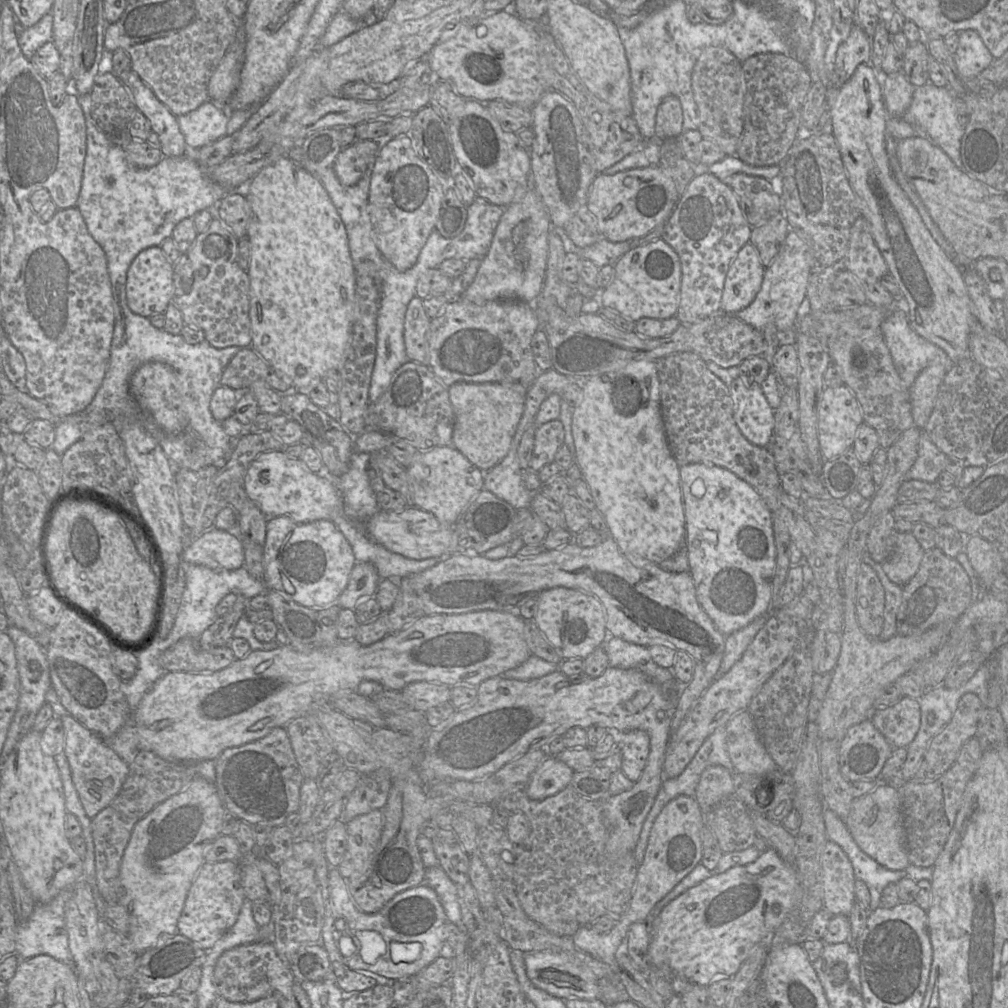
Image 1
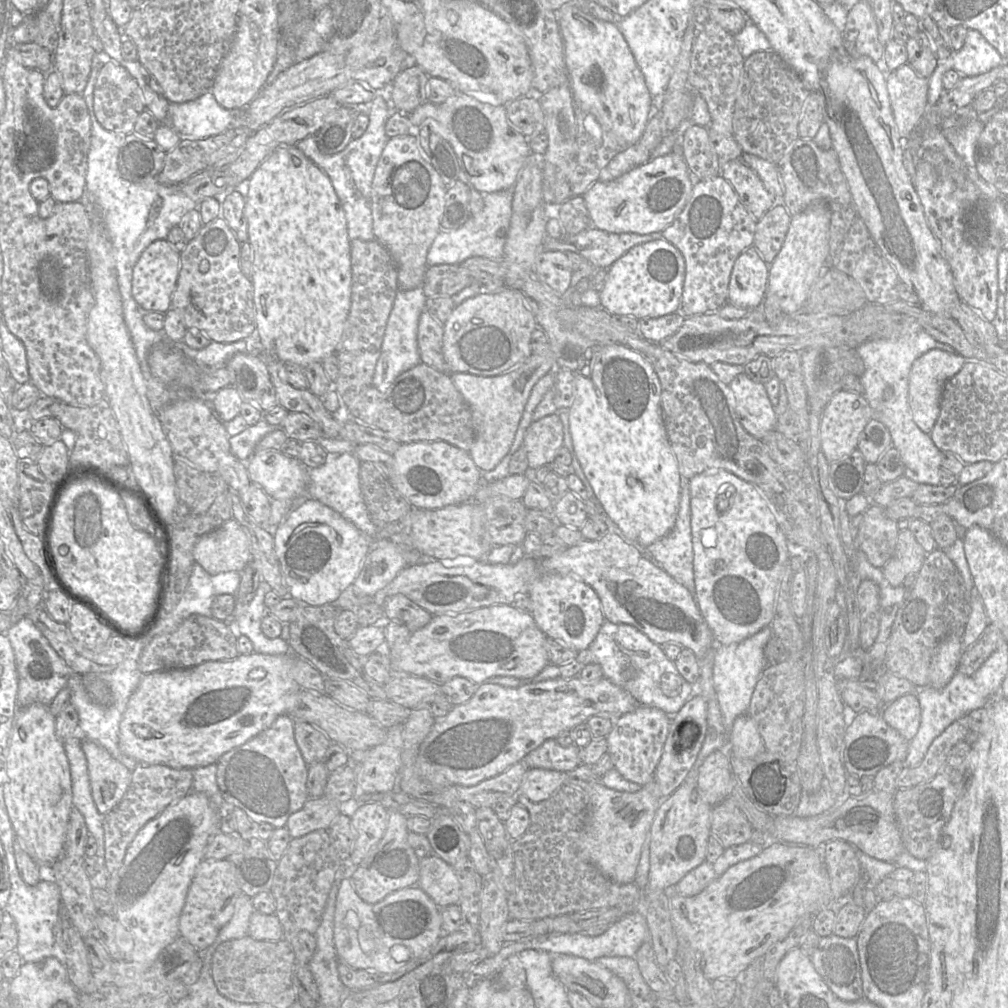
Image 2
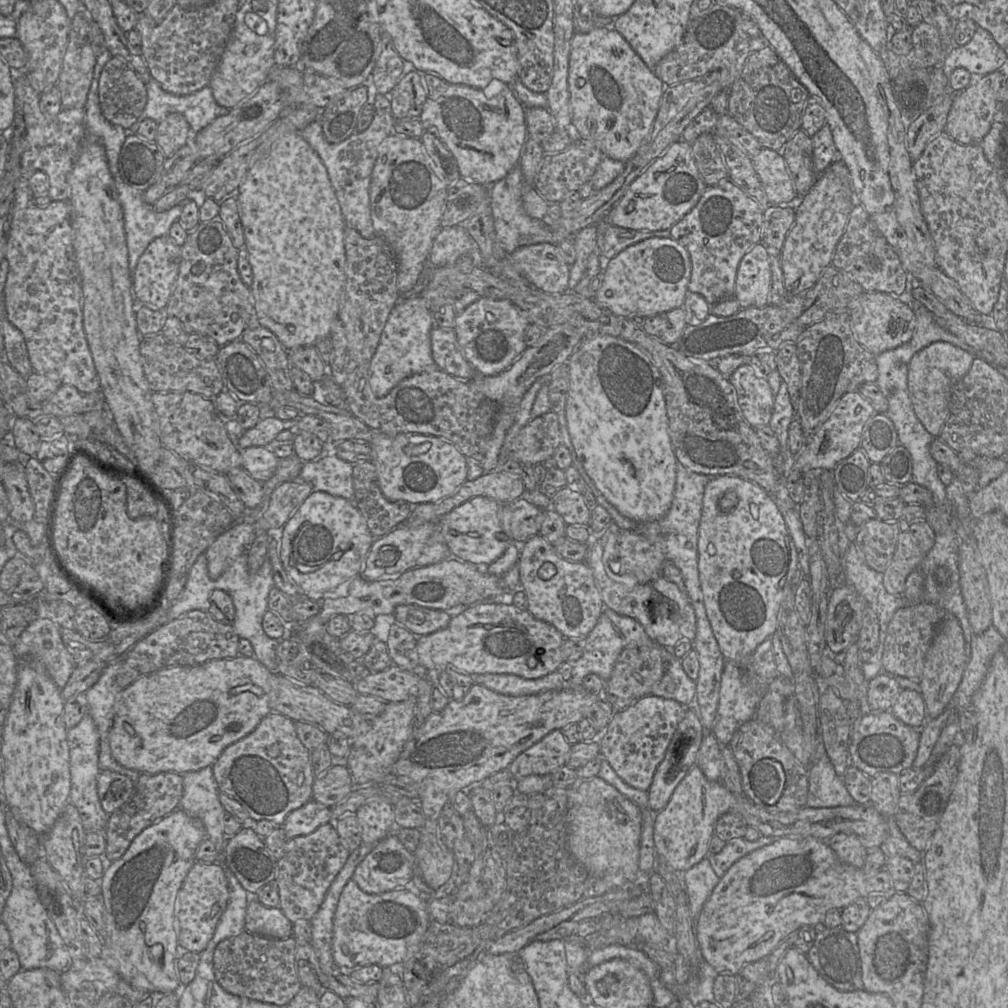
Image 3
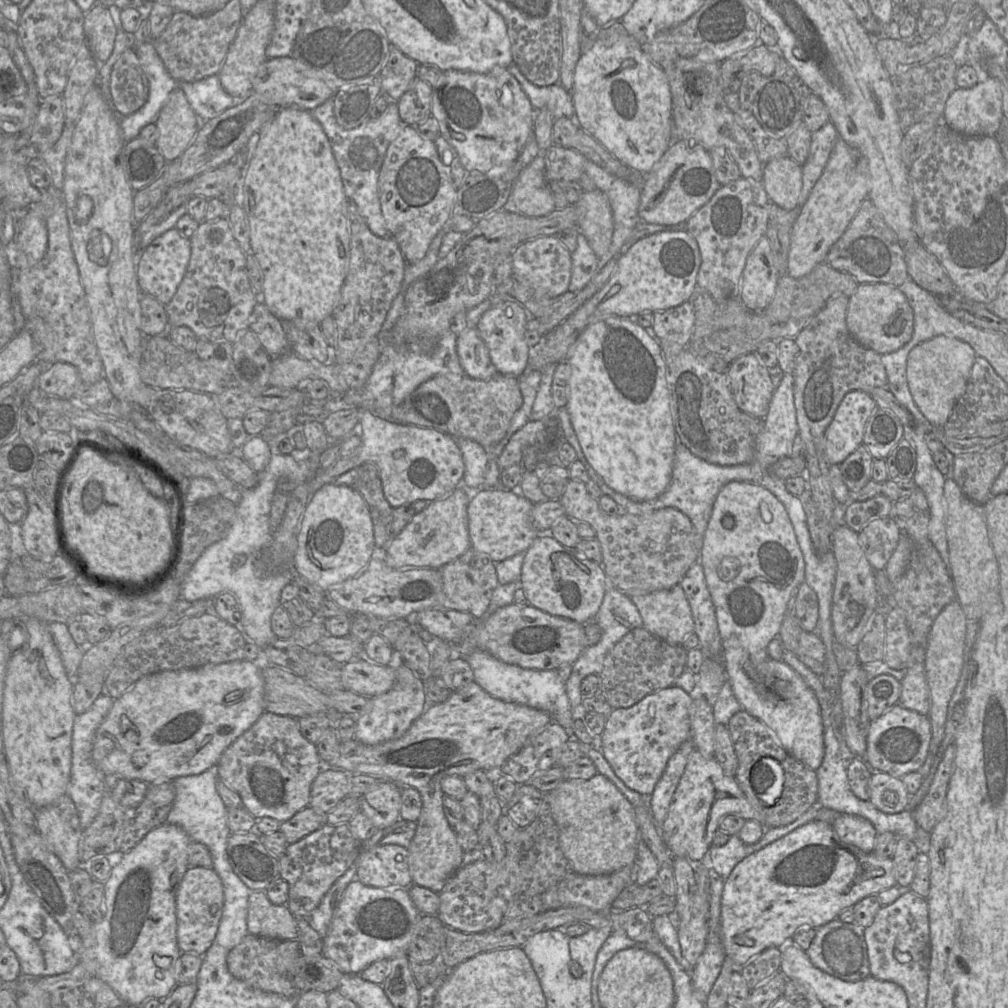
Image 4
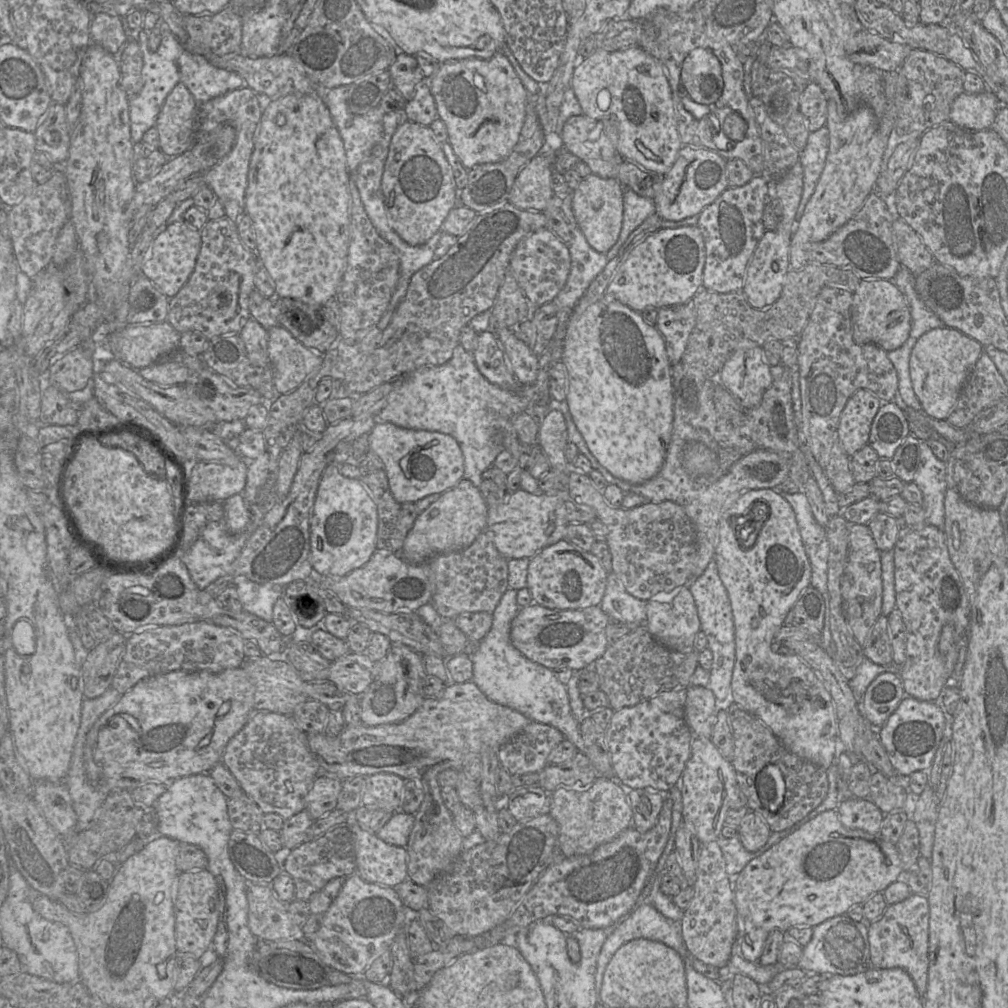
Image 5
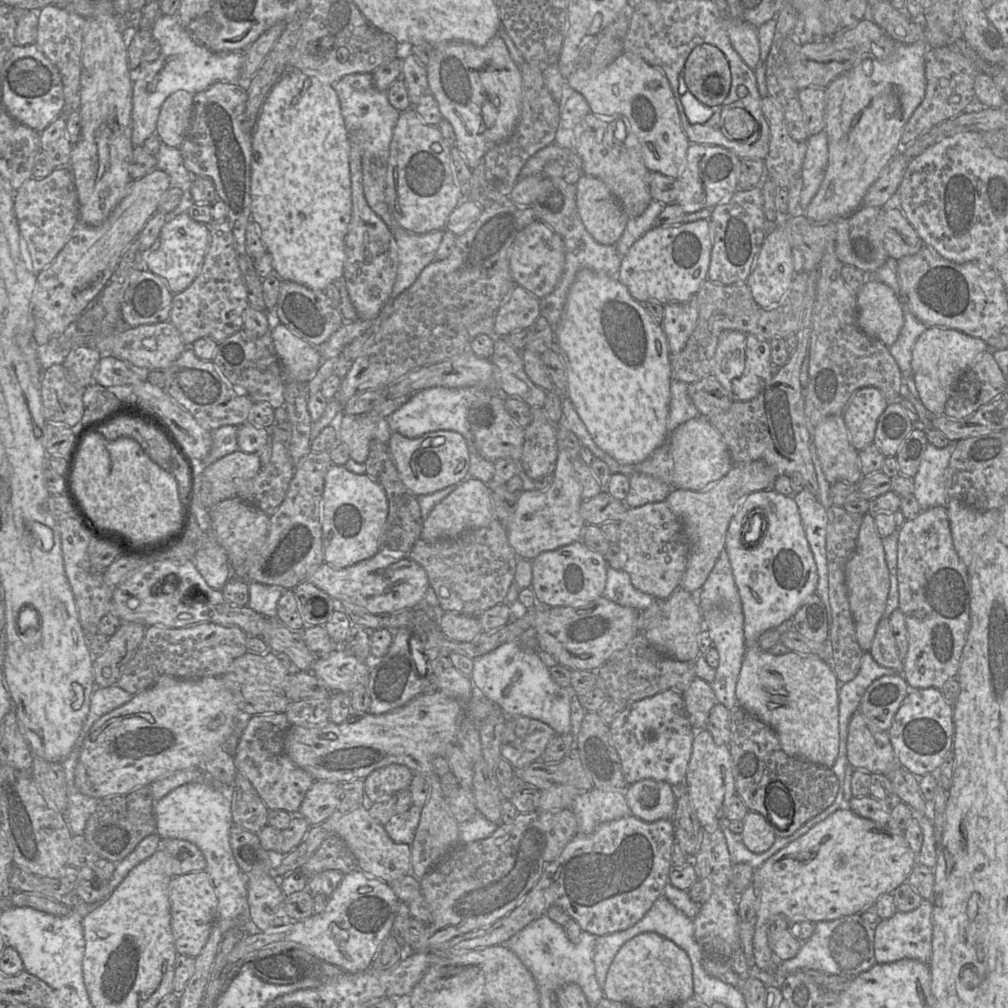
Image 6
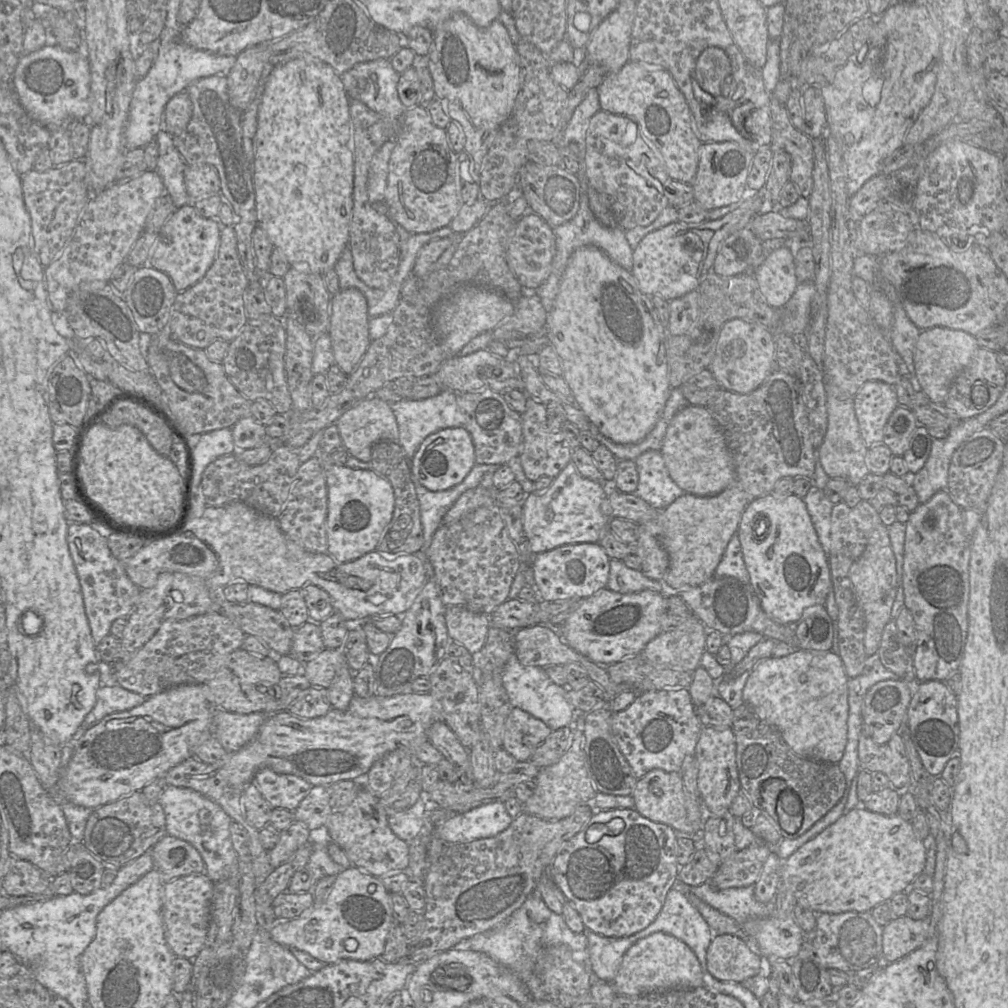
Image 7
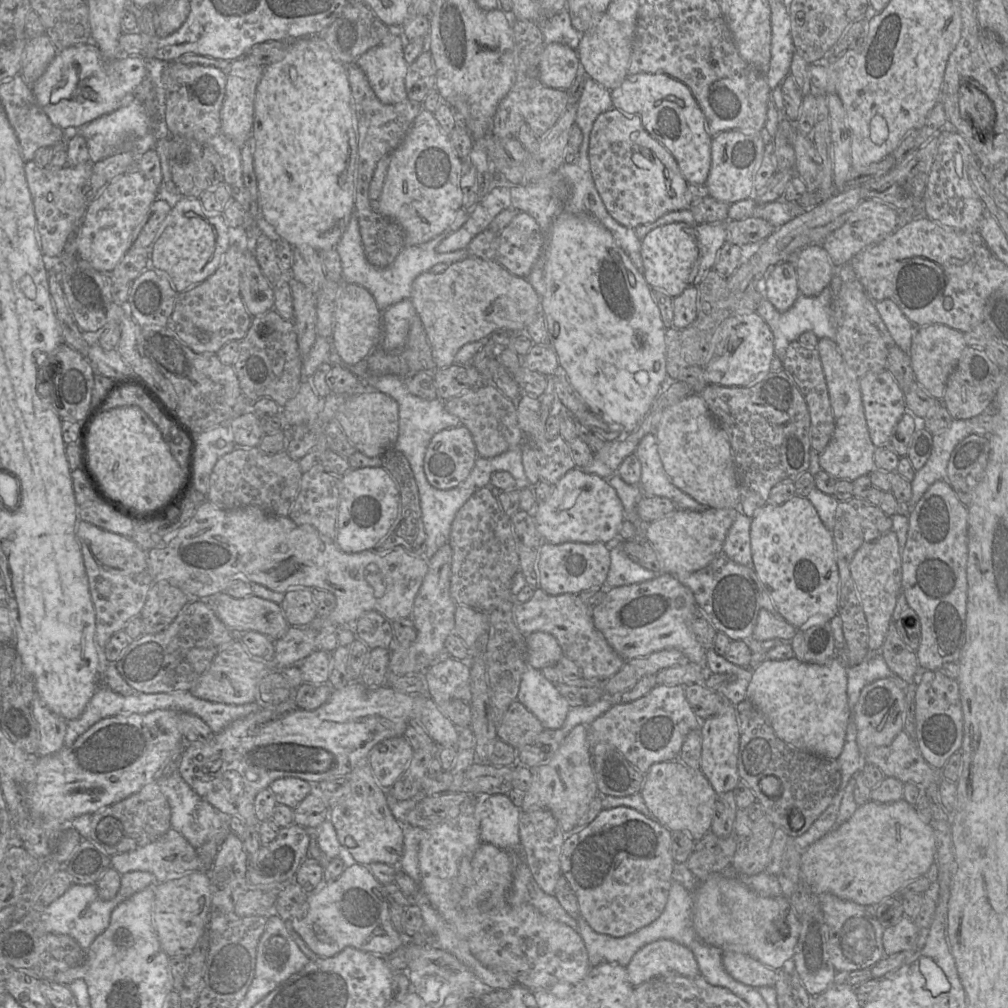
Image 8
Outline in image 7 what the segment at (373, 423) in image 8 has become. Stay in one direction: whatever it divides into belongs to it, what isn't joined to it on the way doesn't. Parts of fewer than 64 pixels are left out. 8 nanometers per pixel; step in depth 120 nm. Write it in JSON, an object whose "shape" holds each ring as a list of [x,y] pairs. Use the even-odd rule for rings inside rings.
{"shape":[[[372,395],[344,413],[335,423],[339,429],[343,446],[349,455],[362,462],[370,462],[373,446],[380,441],[398,443],[399,429],[389,403]]]}

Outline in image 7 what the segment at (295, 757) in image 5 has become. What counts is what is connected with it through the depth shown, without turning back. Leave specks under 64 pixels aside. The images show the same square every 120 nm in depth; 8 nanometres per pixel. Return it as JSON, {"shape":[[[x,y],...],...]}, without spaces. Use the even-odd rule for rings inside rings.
{"shape":[[[265,767],[253,779],[259,792],[273,808],[294,812],[313,787],[303,778],[292,774],[279,774]]]}

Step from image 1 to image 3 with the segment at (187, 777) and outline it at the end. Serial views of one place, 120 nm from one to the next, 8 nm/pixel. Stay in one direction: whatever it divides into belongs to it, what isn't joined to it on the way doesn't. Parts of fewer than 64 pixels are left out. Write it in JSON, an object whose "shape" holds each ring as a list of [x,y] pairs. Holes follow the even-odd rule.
{"shape":[[[176,772],[141,773],[135,782],[130,799],[119,809],[108,815],[105,829],[107,846],[104,853],[107,865],[122,857],[133,839],[145,828],[178,809],[182,795],[182,774]]]}

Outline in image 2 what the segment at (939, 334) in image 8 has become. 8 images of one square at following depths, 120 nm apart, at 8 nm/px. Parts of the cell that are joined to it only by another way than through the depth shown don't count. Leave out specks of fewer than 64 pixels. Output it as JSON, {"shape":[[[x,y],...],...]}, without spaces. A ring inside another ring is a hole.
{"shape":[[[932,349],[913,362],[909,374],[908,404],[913,422],[923,433],[929,435],[937,421],[945,382],[956,375],[965,362],[965,358],[939,349]]]}

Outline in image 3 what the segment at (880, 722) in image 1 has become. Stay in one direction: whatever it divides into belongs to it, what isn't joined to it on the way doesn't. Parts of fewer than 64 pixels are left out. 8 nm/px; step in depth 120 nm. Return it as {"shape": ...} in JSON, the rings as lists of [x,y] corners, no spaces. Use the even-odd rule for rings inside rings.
{"shape":[[[902,689],[890,712],[905,725],[920,729],[926,718],[925,701],[920,692]]]}

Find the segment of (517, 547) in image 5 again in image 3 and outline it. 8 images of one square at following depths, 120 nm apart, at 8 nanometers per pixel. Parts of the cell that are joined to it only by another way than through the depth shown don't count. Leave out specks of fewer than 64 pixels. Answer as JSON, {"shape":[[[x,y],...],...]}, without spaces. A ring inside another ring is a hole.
{"shape":[[[477,496],[457,506],[438,520],[450,555],[457,560],[487,567],[499,558],[514,542],[502,531],[498,519],[501,504],[493,499]]]}

